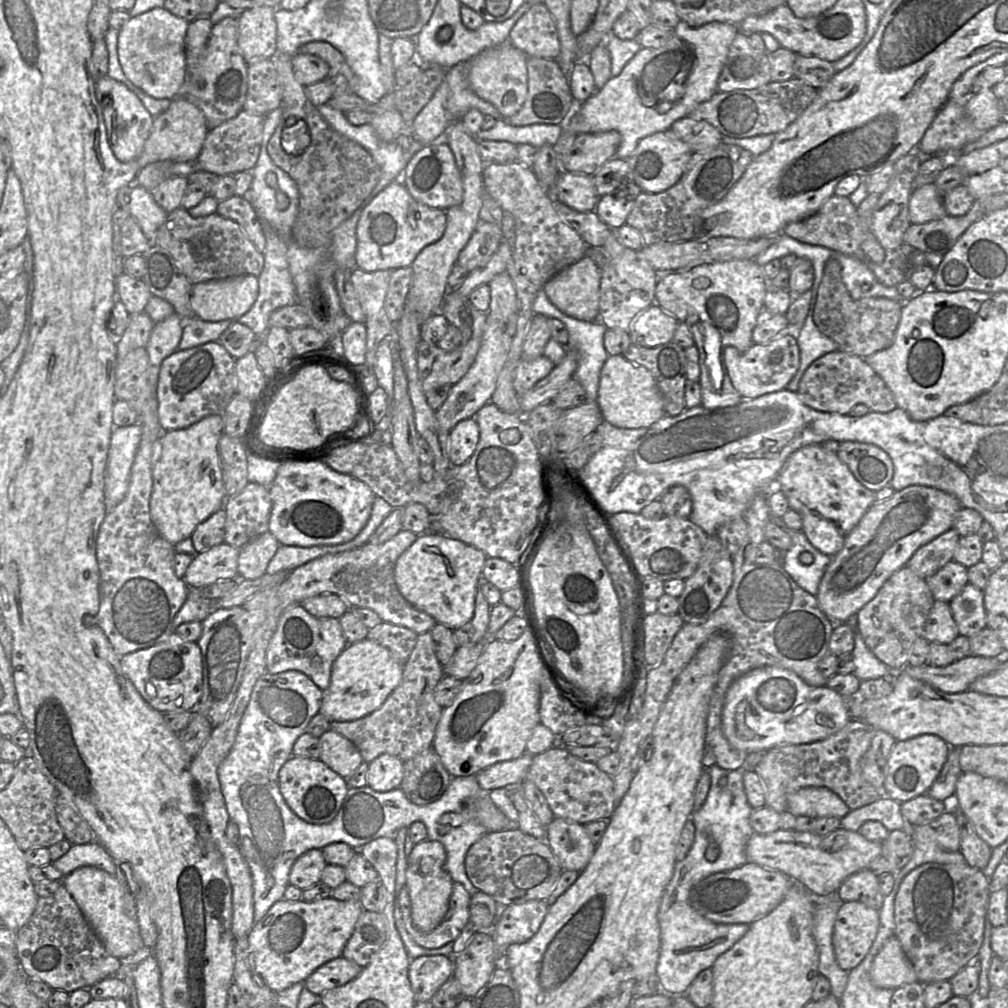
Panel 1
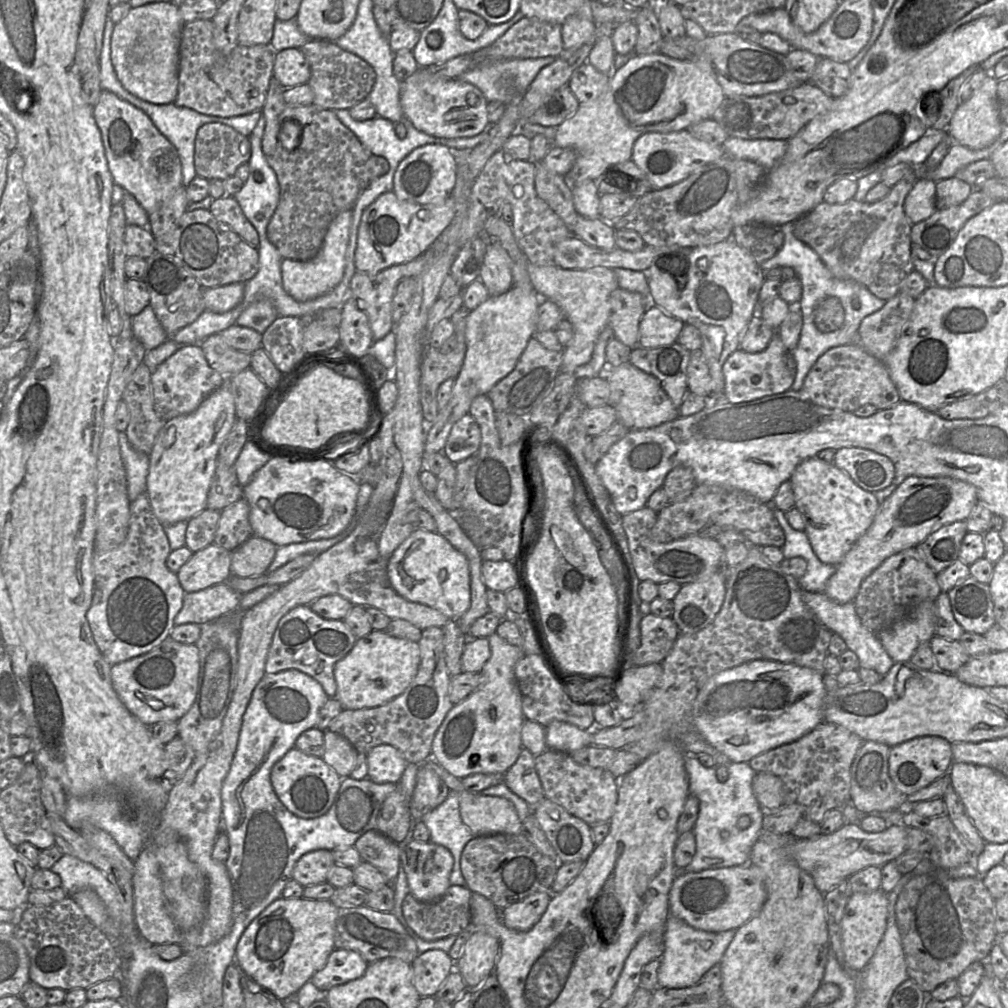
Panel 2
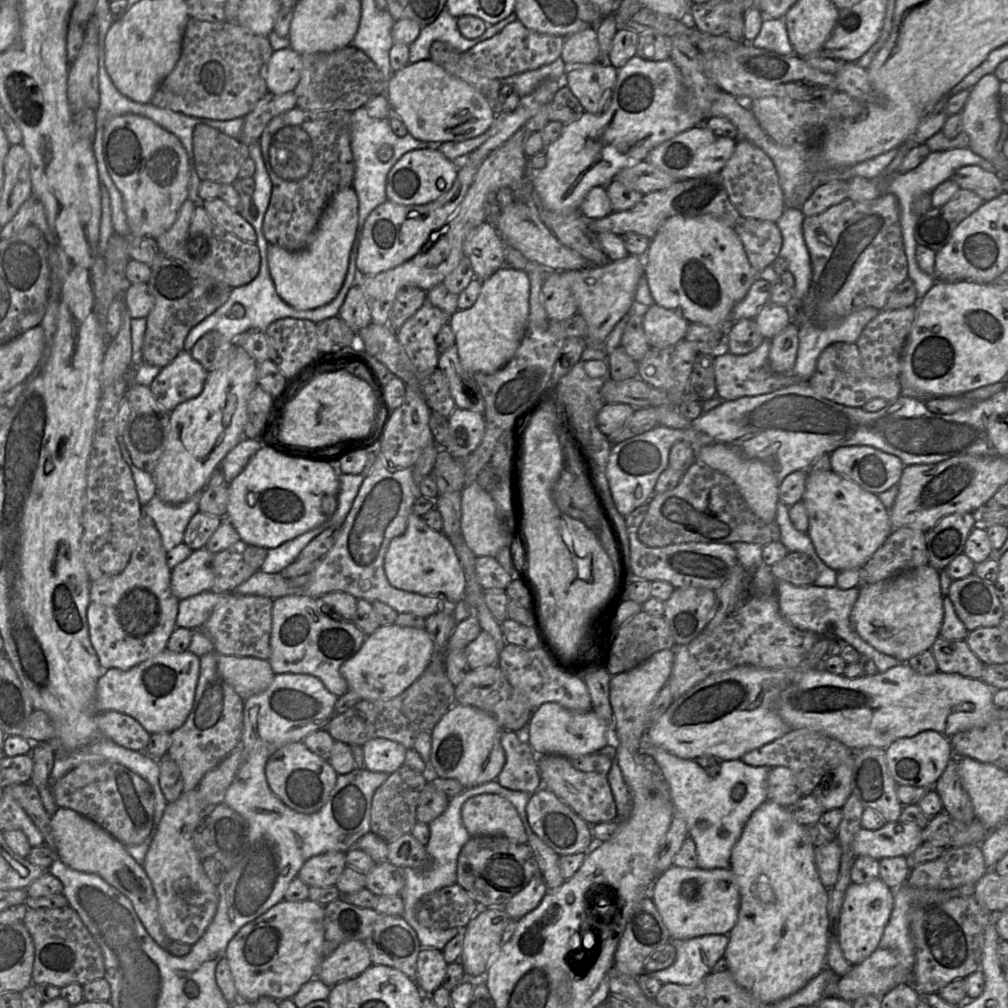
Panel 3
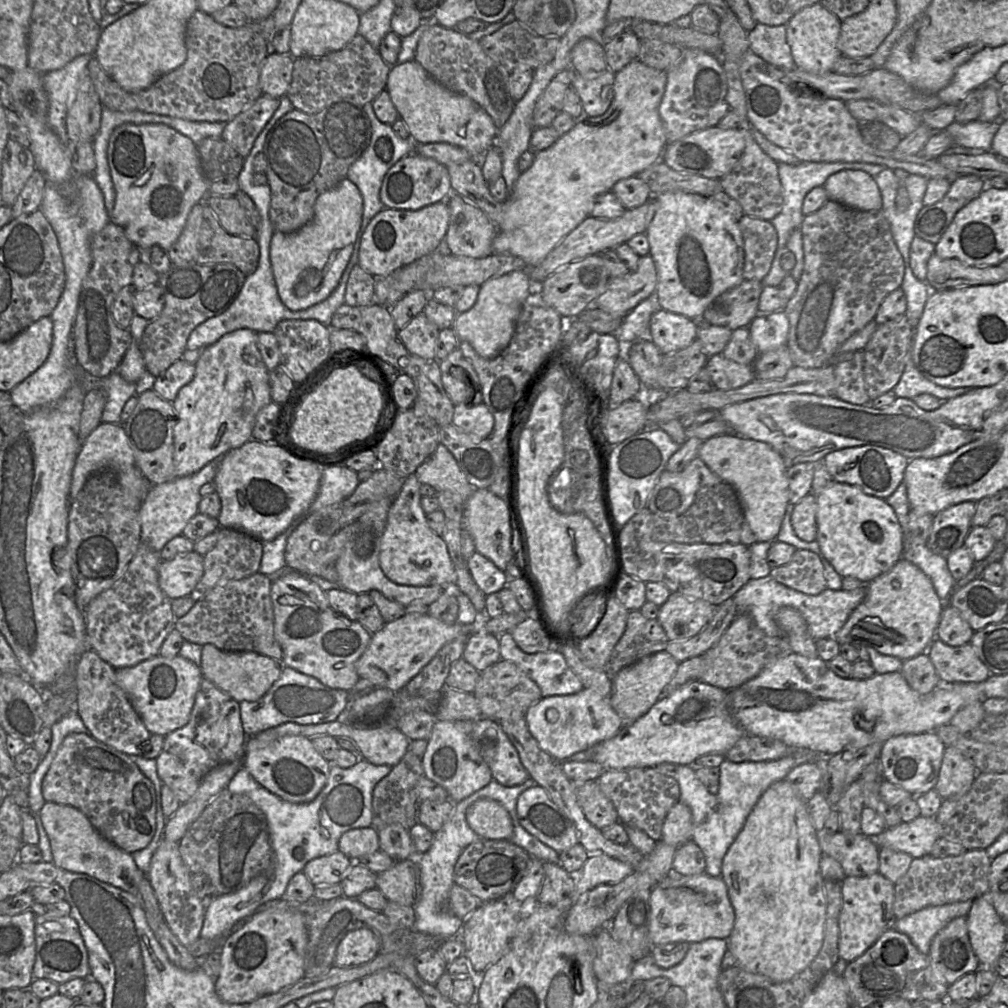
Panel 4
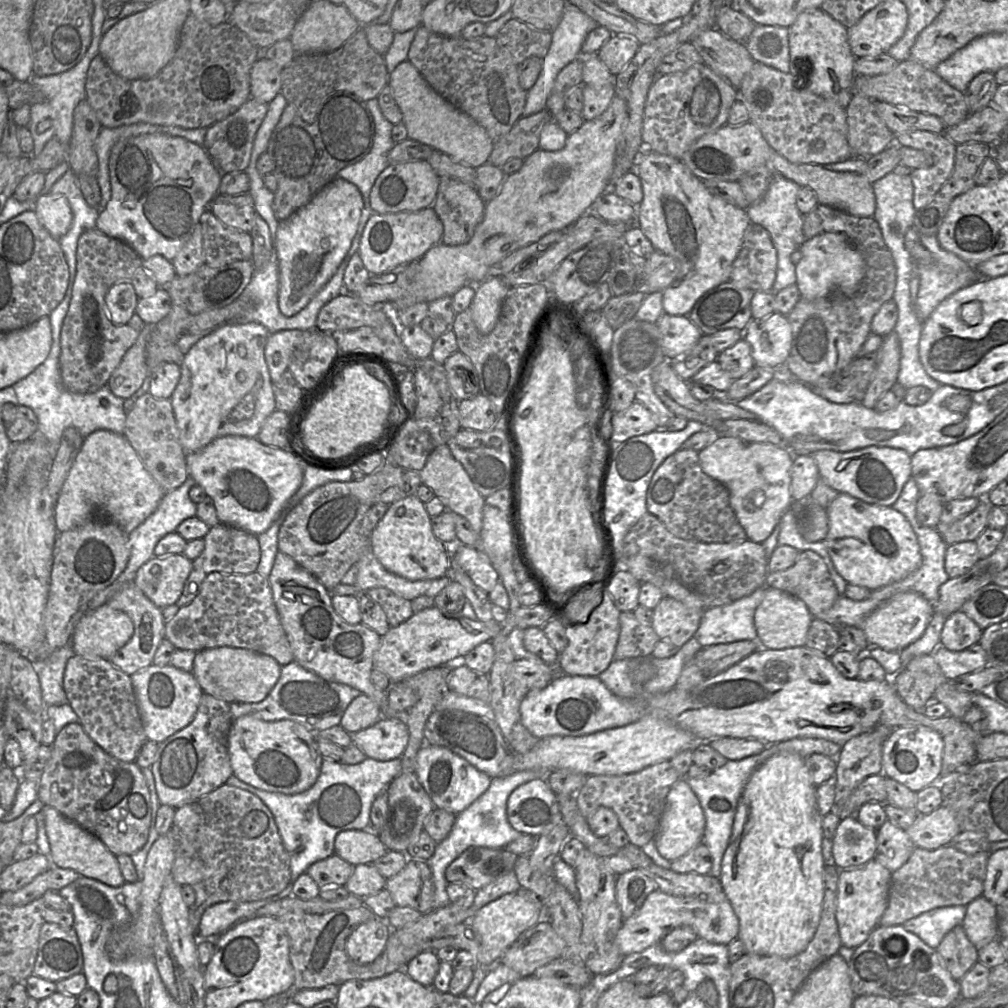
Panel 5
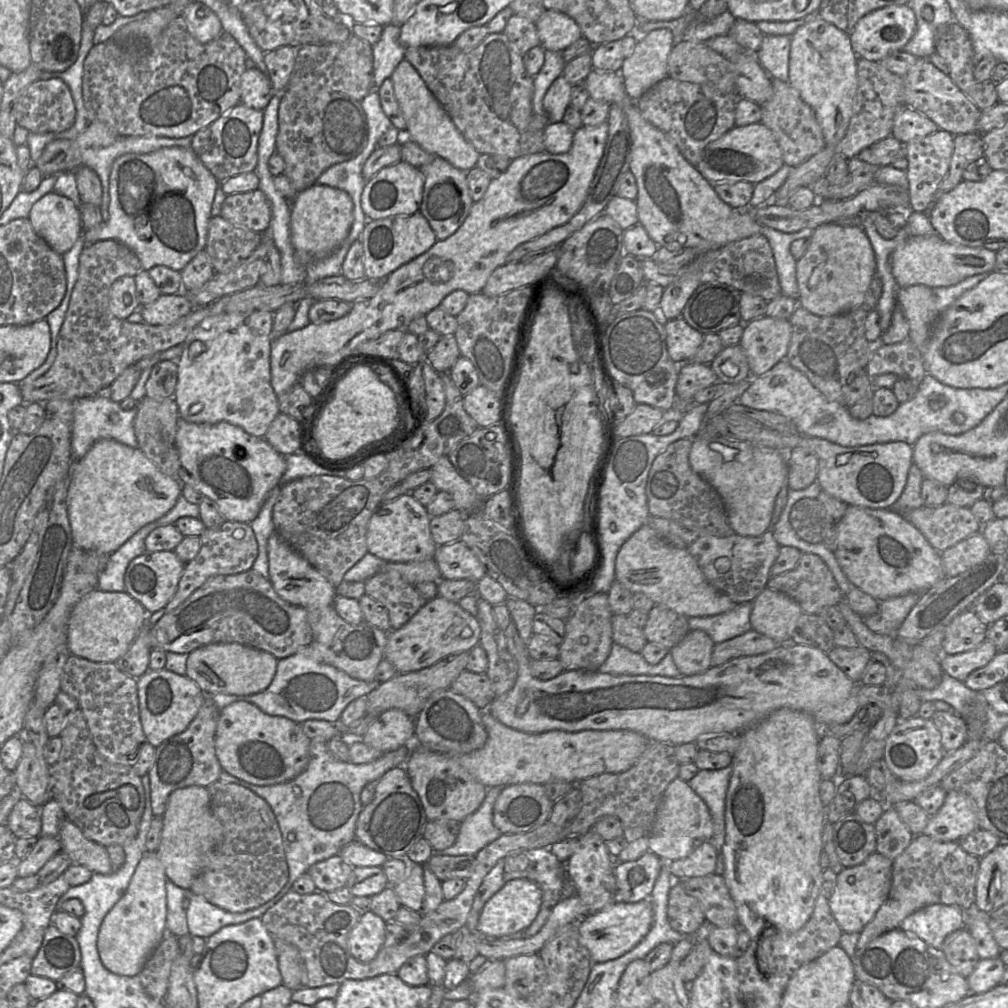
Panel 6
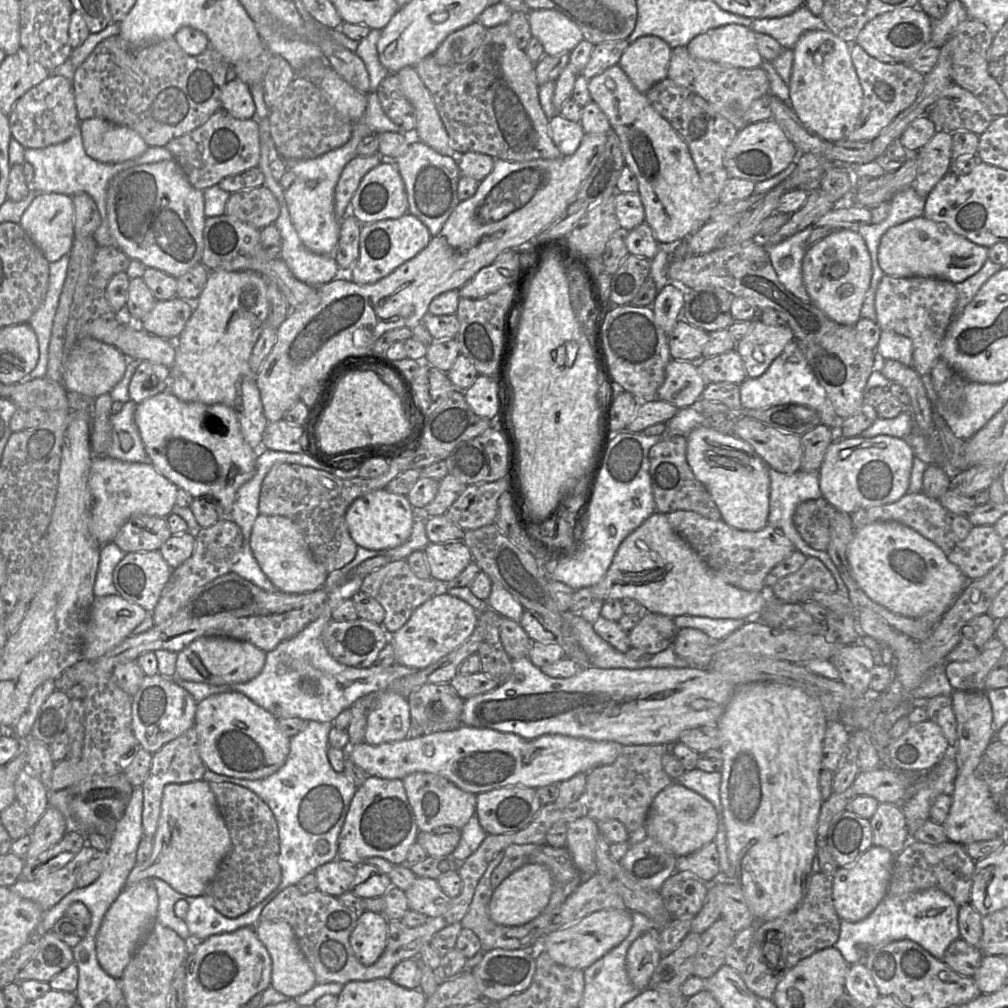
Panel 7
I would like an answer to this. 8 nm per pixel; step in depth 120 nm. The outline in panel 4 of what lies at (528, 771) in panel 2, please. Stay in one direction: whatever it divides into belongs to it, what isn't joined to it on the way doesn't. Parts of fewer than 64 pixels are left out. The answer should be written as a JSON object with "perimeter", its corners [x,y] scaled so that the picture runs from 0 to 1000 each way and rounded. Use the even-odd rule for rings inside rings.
{"perimeter":[[[482,711],[469,714],[466,731],[486,761],[489,773],[496,778],[508,781],[526,771],[513,743],[494,715]]]}

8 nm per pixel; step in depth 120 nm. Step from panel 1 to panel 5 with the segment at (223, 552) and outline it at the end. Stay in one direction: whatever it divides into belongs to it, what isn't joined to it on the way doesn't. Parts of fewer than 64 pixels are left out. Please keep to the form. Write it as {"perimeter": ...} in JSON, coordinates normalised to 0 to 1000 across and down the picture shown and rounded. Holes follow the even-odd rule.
{"perimeter":[[[182,550],[152,552],[135,567],[133,579],[156,602],[176,597],[191,563]]]}

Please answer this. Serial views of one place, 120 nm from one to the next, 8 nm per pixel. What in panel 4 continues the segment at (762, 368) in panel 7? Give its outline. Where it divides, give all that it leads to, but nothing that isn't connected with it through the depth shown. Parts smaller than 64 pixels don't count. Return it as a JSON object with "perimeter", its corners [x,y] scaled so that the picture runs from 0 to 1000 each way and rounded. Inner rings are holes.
{"perimeter":[[[778,308],[752,311],[742,325],[745,336],[753,351],[782,339],[784,321]]]}

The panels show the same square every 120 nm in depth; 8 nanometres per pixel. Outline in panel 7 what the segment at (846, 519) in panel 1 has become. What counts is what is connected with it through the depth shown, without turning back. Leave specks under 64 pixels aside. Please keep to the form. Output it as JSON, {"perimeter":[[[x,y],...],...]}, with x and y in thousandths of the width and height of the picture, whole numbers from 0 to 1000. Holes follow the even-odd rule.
{"perimeter":[[[870,518],[848,526],[840,554],[851,581],[865,596],[919,620],[929,621],[961,577],[931,542],[891,518]]]}

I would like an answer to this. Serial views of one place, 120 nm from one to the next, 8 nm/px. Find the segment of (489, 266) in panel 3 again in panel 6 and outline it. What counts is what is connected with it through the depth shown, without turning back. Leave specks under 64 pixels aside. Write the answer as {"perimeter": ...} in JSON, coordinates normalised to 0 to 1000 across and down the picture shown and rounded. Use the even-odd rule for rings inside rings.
{"perimeter":[[[435,155],[427,163],[414,167],[417,167],[422,175],[416,211],[419,211],[425,218],[435,238],[441,238],[460,221],[470,201],[463,183],[463,172]]]}

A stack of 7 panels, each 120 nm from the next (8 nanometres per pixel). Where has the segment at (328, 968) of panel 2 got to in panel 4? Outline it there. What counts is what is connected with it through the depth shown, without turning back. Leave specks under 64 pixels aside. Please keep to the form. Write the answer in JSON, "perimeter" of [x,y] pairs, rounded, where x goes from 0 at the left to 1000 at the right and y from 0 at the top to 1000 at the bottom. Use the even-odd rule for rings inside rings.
{"perimeter":[[[366,921],[347,924],[336,936],[331,959],[344,960],[370,952],[378,943],[374,927]]]}

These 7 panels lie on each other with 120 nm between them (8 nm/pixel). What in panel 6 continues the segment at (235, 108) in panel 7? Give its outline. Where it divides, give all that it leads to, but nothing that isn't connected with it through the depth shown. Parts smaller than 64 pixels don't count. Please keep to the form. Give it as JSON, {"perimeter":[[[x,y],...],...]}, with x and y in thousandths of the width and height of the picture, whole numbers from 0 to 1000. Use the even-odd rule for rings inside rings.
{"perimeter":[[[246,66],[239,75],[238,102],[261,110],[272,92],[266,73],[254,66]]]}

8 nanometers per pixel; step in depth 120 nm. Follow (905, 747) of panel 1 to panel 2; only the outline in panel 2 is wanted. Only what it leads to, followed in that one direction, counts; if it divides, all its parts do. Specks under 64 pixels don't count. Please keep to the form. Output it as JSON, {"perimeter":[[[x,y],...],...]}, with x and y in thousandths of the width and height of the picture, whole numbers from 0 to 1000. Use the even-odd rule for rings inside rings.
{"perimeter":[[[915,730],[898,735],[882,746],[882,770],[888,781],[898,791],[925,778],[940,768],[945,758],[944,738],[932,730]]]}

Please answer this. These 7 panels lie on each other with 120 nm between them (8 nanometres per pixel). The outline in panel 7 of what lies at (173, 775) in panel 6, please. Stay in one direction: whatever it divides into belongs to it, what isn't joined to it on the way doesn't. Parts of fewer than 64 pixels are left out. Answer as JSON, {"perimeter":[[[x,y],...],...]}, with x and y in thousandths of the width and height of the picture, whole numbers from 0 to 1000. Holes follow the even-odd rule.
{"perimeter":[[[192,720],[153,747],[149,765],[141,778],[143,797],[141,806],[142,831],[153,832],[160,808],[161,790],[165,779],[201,774],[205,761],[197,748],[197,735]]]}

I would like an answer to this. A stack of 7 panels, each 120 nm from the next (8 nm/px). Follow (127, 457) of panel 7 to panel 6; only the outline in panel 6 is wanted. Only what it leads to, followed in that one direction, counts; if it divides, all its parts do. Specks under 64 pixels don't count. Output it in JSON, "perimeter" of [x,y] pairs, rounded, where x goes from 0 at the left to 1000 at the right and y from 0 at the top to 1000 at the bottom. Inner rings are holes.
{"perimeter":[[[105,390],[73,398],[73,416],[70,434],[71,457],[82,454],[90,442],[99,436],[112,436],[129,443],[137,443],[133,428],[135,411],[136,402],[129,407],[122,407],[118,400],[111,398]]]}

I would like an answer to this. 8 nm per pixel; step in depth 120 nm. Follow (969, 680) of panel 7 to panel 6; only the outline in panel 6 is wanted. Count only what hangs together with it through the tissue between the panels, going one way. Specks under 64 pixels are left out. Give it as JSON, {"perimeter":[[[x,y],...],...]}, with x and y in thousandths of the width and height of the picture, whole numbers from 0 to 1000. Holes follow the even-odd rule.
{"perimeter":[[[976,635],[969,642],[950,649],[935,649],[934,663],[946,674],[955,677],[968,664],[979,660],[990,648],[987,640]]]}

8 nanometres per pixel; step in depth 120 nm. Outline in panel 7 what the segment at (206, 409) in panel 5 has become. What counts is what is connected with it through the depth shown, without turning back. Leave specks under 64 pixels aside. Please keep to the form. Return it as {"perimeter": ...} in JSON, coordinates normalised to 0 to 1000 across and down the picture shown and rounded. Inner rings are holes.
{"perimeter":[[[248,268],[208,269],[204,283],[193,300],[190,313],[175,336],[174,357],[169,365],[168,387],[177,396],[204,402],[222,401],[230,405],[237,417],[242,437],[253,446],[260,442],[266,418],[261,410],[254,371],[250,369],[247,357],[259,328],[265,323],[266,310],[265,279],[259,272]]]}

